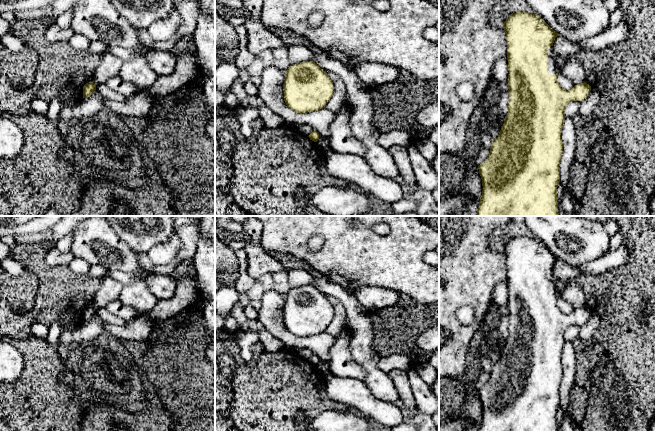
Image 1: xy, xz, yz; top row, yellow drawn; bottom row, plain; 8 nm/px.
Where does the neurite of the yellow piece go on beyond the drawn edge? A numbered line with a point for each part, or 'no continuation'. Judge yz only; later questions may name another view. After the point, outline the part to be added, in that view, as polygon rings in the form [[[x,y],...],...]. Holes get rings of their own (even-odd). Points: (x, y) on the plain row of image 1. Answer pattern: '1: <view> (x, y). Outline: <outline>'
1: yz (552, 292). Outline: [[[553,270],[547,274],[547,297],[548,298],[558,298],[559,293],[556,287],[555,278],[553,275]]]

